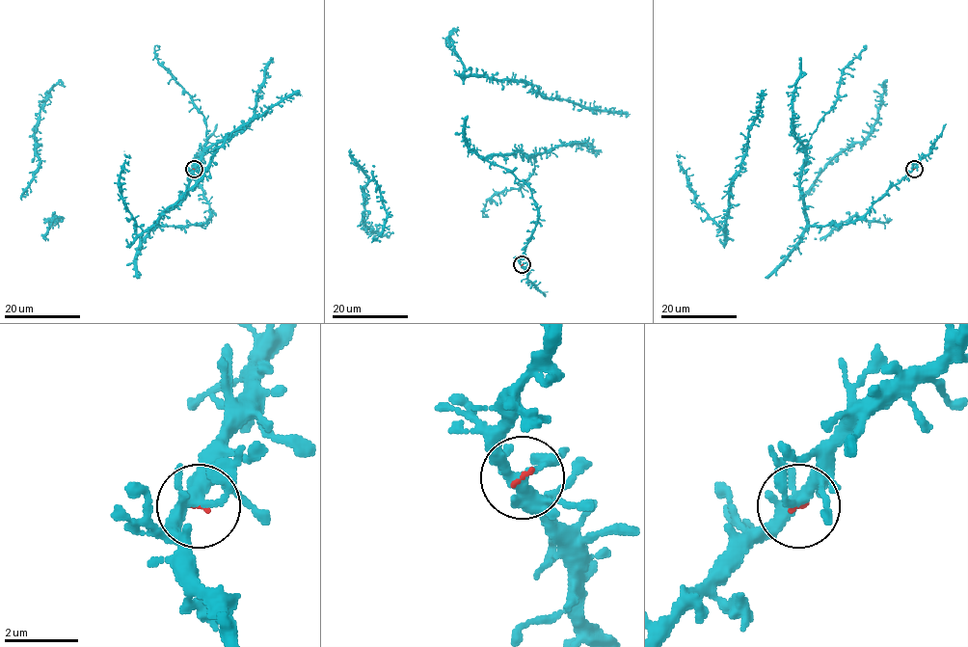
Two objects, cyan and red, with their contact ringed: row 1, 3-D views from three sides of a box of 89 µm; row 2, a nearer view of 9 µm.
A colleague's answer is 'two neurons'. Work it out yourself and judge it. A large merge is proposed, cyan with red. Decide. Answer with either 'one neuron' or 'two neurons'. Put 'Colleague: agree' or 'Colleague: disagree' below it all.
one neuron
Colleague: disagree

